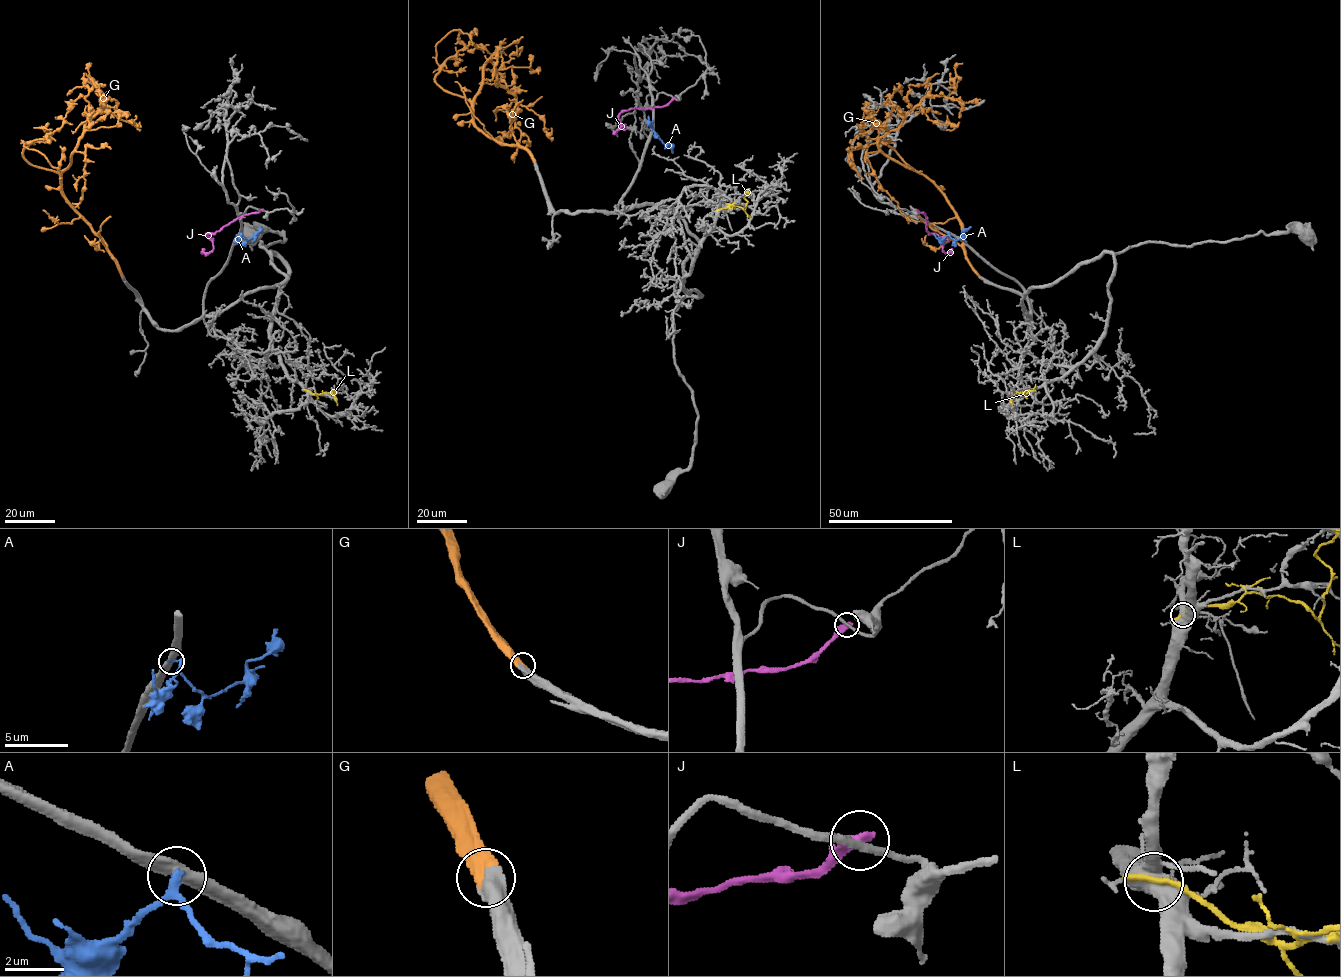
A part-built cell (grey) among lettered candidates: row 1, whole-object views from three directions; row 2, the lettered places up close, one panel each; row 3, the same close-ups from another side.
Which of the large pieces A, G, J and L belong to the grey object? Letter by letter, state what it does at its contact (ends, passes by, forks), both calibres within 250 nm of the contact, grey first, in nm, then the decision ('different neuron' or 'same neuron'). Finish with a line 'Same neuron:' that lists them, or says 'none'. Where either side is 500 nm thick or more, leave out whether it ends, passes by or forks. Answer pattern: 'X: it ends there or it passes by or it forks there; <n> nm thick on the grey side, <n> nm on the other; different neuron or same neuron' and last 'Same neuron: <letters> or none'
A: 500 nm thick on the grey side, 240 nm on the other; different neuron
G: 550 nm thick on the grey side, 600 nm on the other; same neuron
J: it ends there; 240 nm thick on the grey side, 340 nm on the other; different neuron
L: 600 nm thick on the grey side, 240 nm on the other; different neuron
Same neuron: G

